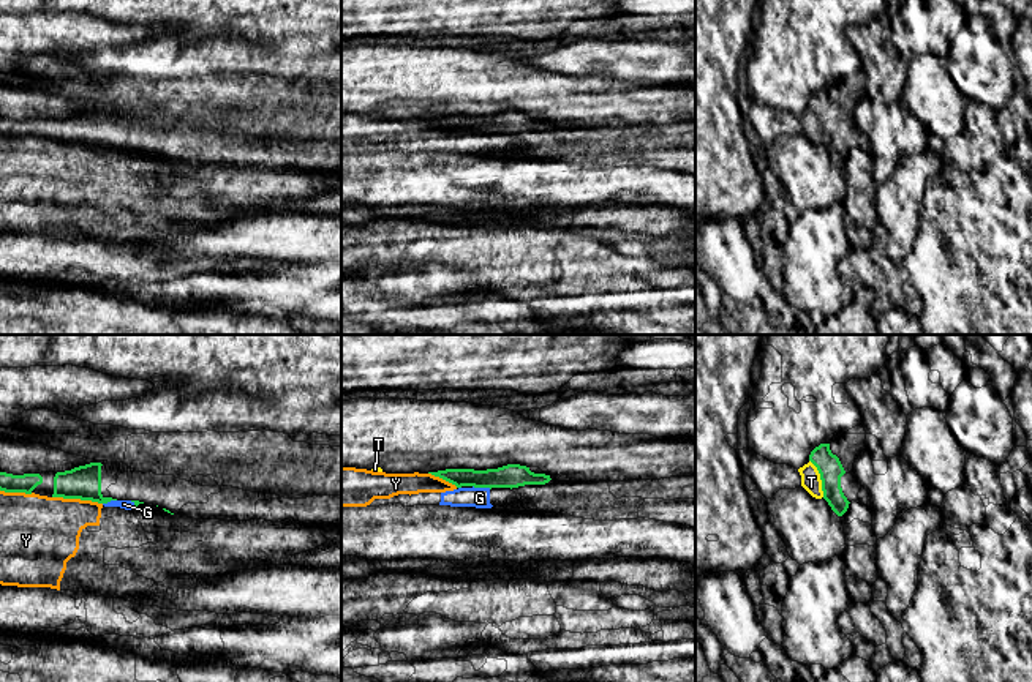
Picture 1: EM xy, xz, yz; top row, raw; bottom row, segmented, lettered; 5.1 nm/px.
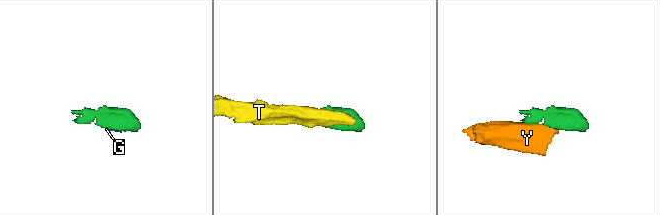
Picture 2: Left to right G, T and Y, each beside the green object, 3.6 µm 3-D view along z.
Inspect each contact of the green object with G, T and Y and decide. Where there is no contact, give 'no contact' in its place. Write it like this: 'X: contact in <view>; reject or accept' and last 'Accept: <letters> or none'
G: contact in xz; reject
T: contact in yz; accept
Y: contact in xy; reject
Accept: T

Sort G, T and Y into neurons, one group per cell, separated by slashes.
G Y / T

